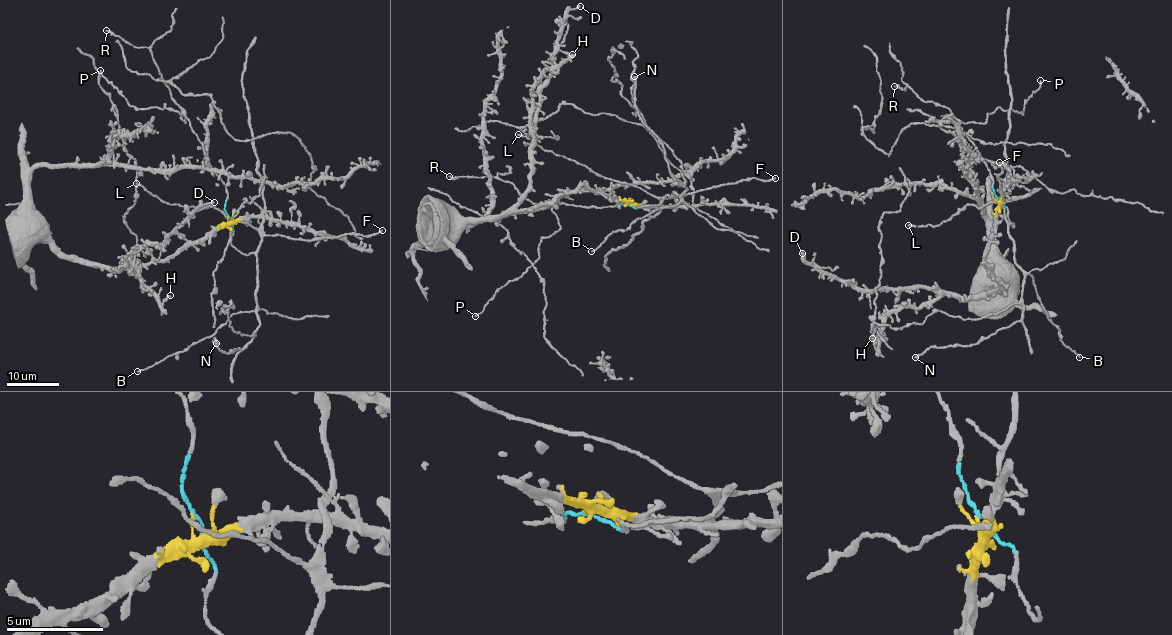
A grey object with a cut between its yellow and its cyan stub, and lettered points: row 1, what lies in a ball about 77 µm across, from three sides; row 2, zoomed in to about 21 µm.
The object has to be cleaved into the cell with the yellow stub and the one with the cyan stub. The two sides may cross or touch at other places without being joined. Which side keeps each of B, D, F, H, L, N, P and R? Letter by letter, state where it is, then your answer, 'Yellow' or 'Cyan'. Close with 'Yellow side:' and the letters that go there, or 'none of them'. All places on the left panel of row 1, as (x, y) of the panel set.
B: Place: (137, 371). Cyan
D: Place: (214, 202). Yellow
F: Place: (382, 230). Cyan
H: Place: (170, 295). Yellow
L: Place: (136, 183). Cyan
N: Place: (216, 343). Cyan
P: Place: (100, 70). Cyan
R: Place: (106, 30). Cyan
Yellow side: D, H

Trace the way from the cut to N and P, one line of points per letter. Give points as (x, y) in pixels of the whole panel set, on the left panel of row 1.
N: (228, 215), (231, 244), (256, 254), (259, 328), (241, 349), (226, 353), (215, 337), (216, 343)
P: (228, 215), (225, 185), (185, 115), (185, 121), (164, 104), (162, 109), (140, 110), (129, 104), (101, 69)

